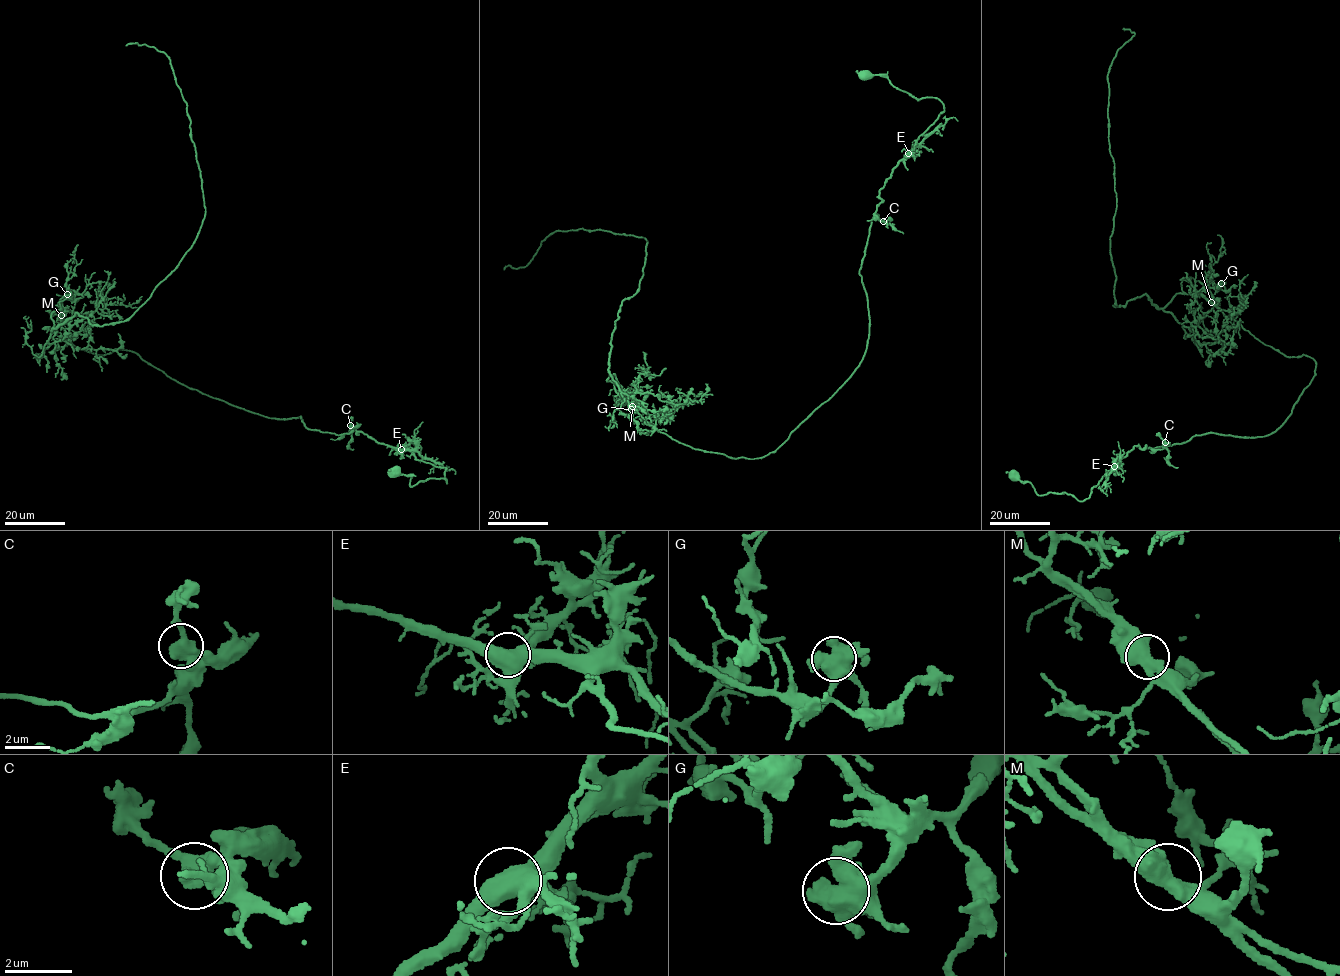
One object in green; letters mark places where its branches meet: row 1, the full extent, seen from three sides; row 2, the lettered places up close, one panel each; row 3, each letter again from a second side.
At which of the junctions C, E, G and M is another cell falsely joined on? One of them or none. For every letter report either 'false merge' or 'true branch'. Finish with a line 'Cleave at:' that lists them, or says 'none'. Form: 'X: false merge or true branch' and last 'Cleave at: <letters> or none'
C: true branch
E: true branch
G: true branch
M: false merge
Cleave at: M

